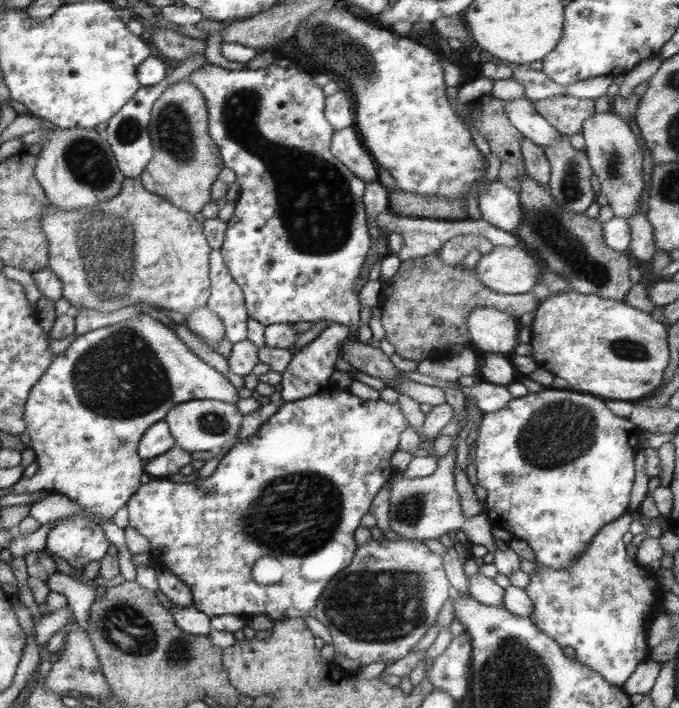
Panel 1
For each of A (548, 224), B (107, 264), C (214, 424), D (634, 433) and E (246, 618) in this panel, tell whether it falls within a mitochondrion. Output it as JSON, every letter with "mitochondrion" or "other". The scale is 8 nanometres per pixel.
{"A":"mitochondrion","B":"mitochondrion","C":"mitochondrion","D":"other","E":"other"}

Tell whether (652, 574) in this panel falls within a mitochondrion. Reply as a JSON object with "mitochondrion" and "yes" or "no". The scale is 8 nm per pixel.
{"mitochondrion":"no"}

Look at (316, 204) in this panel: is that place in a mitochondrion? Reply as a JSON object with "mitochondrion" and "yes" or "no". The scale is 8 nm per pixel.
{"mitochondrion":"yes"}

